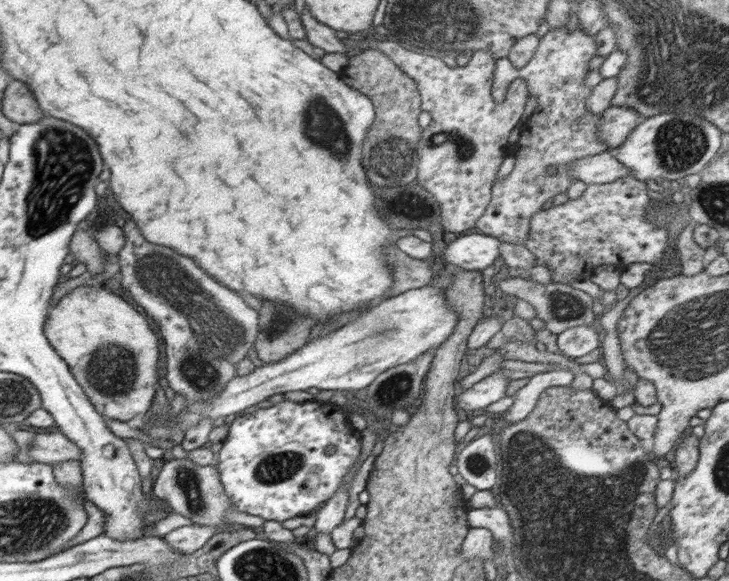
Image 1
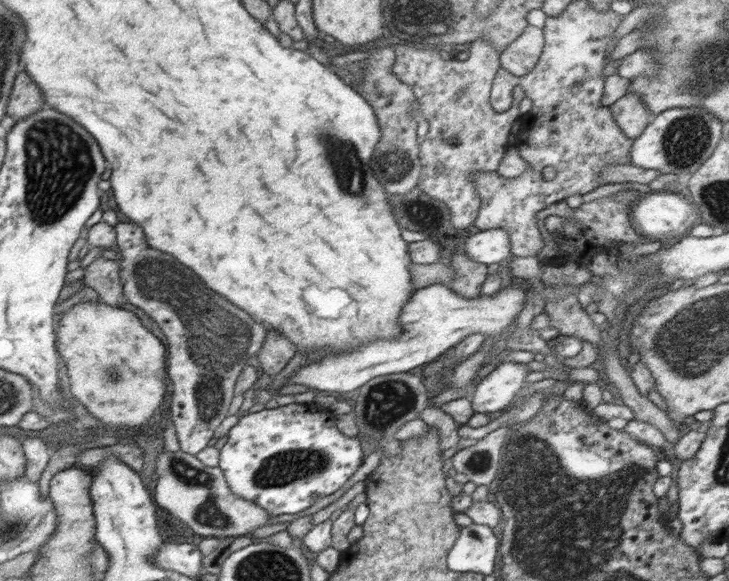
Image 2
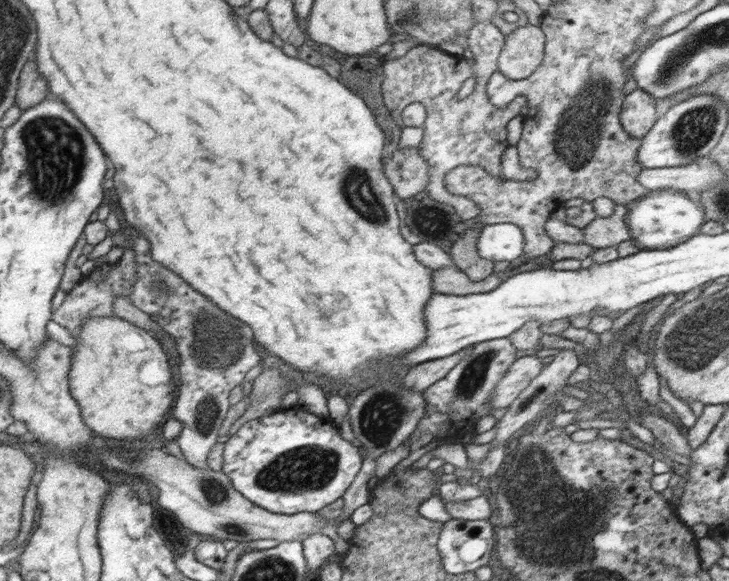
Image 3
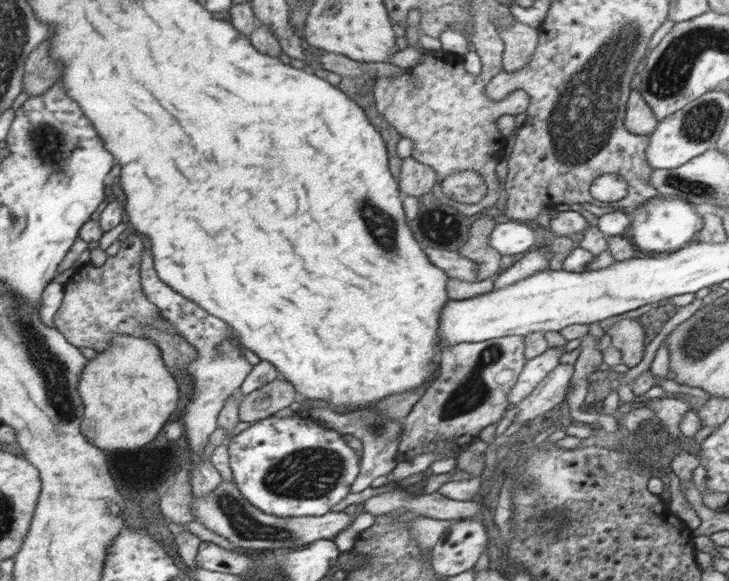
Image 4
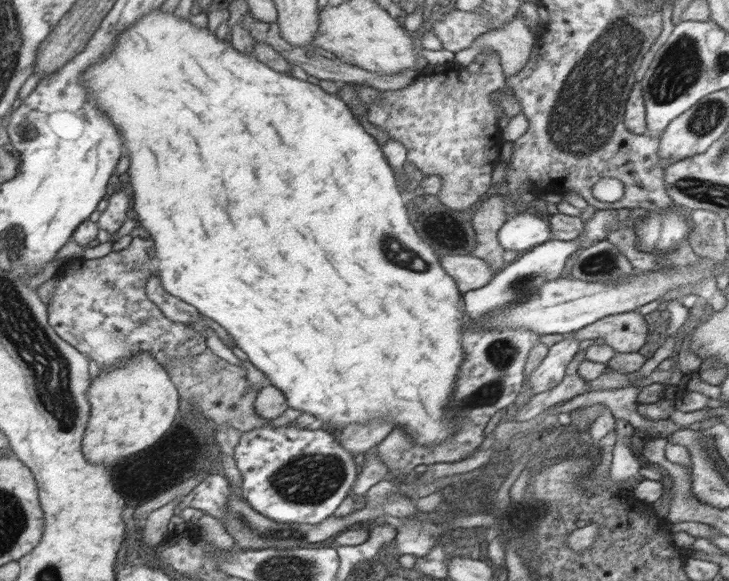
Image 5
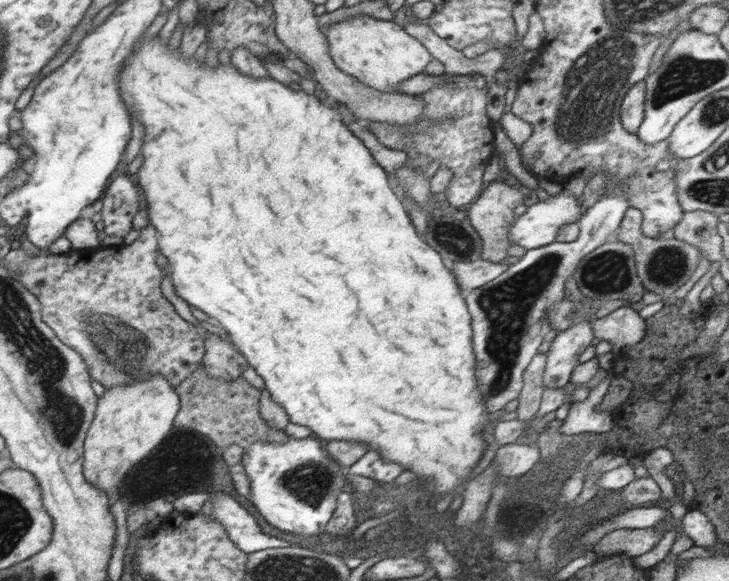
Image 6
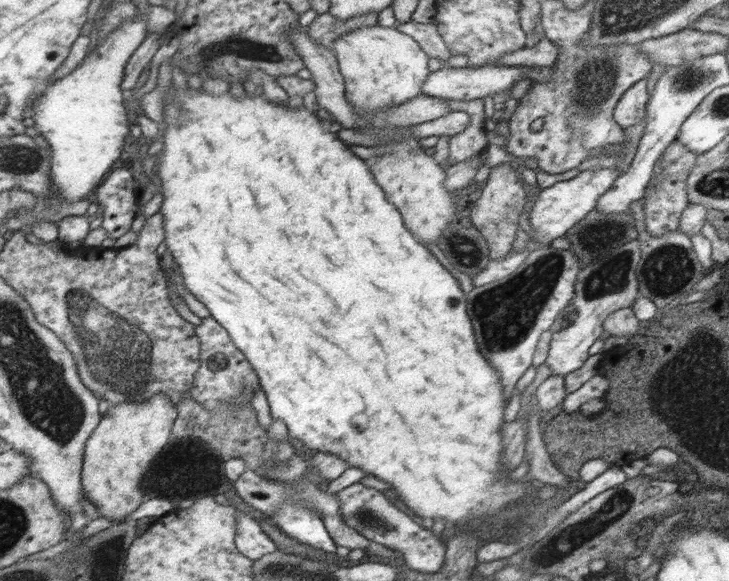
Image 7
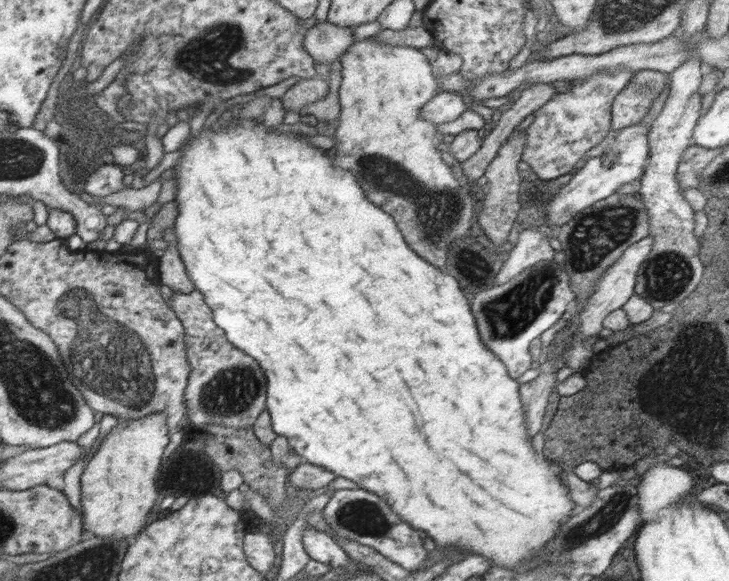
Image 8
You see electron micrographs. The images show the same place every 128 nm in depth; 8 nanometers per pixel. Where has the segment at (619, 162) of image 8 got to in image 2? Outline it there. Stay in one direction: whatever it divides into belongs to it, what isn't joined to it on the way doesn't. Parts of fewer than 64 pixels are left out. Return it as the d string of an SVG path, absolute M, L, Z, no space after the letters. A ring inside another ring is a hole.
M488 229L479 231L474 235L464 238L466 258L486 266L502 263L503 260L512 258L511 240L504 229Z

